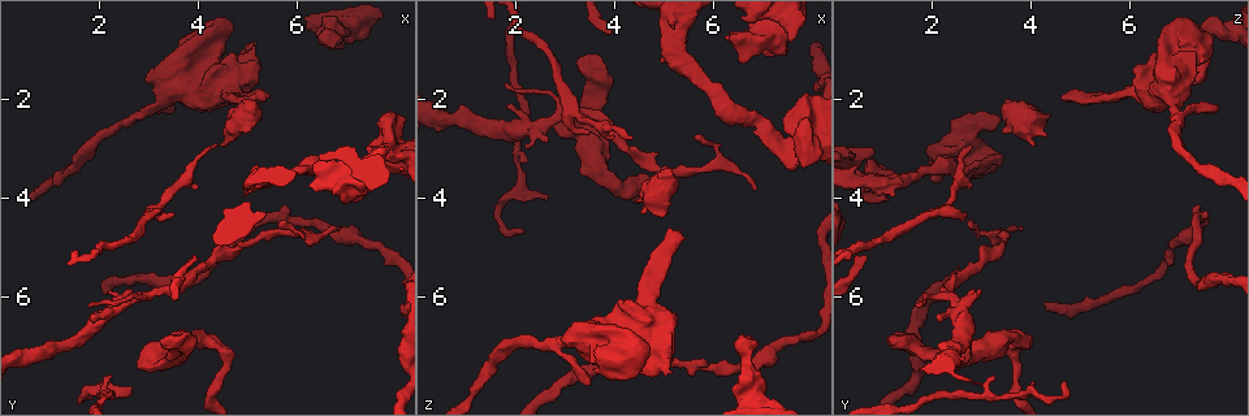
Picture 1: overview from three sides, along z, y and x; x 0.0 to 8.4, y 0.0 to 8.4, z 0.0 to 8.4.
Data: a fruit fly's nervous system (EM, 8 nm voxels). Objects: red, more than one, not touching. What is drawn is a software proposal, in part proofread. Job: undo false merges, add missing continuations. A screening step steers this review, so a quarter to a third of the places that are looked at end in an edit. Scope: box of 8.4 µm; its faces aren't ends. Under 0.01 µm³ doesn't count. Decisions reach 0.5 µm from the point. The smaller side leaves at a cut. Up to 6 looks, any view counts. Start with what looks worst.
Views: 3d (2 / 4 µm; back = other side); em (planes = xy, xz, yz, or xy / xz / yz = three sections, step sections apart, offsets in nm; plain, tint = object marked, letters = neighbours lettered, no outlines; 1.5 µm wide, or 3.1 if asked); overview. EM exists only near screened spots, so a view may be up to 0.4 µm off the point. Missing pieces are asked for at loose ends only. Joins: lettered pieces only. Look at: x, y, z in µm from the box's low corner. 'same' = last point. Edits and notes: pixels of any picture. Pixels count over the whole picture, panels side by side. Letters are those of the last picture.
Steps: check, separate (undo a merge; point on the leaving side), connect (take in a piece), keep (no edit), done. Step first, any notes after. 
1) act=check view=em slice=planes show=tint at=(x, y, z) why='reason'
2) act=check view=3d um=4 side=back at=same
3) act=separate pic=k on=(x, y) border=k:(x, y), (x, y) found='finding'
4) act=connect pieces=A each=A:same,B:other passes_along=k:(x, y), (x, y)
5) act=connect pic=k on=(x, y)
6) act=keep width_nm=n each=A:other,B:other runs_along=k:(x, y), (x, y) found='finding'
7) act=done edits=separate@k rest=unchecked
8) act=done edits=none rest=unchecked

act=check view=em slice=planes show=letters at=(6.90, 0.90, 6.90) why='free end'

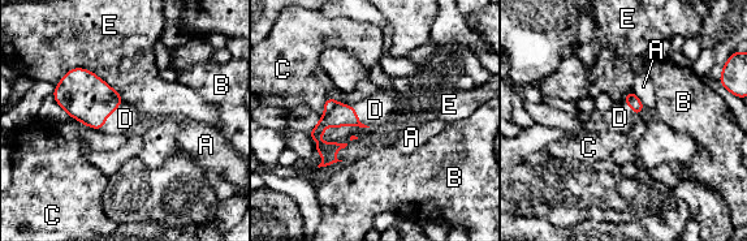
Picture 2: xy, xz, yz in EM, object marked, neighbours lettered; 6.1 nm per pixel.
act=connect pieces=D each=A:other,B:other,C:other,D:same,E:other found='it goes on there'

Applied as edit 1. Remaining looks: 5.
act=check view=overview

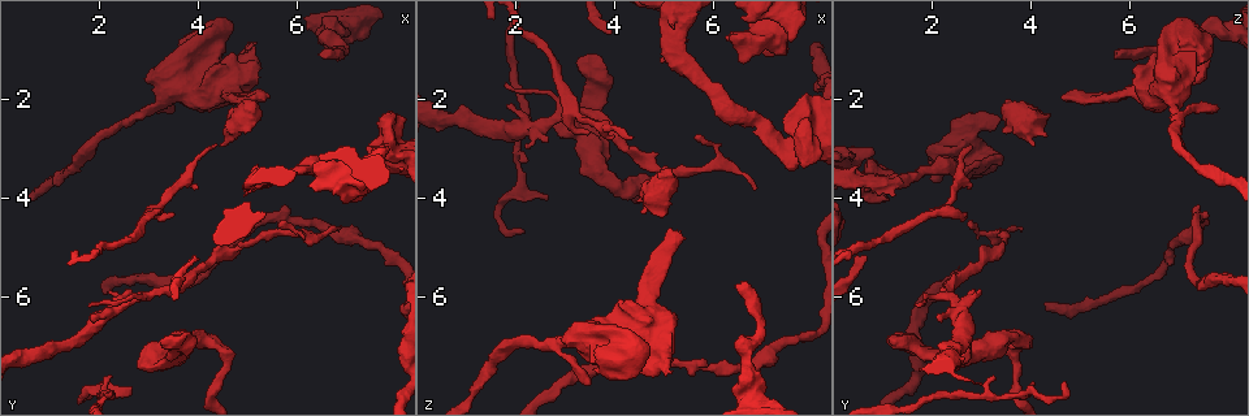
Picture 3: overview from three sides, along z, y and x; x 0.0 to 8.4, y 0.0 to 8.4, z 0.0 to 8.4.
act=check view=em slice=planes show=letters at=(7.65, 3.00, 0.80) why='branch stops here'

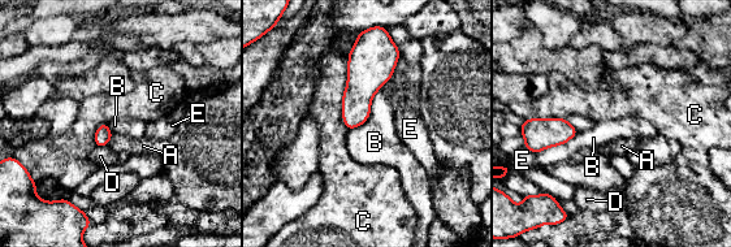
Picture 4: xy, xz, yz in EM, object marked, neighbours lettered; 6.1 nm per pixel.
act=keep each=A:other,B:other,C:other,D:other,E:other border=4:(381, 87), (370, 116), (349, 130) found='no lettered piece goes on from it'

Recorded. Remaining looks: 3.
act=done edits=connect@2 rest=unchecked

